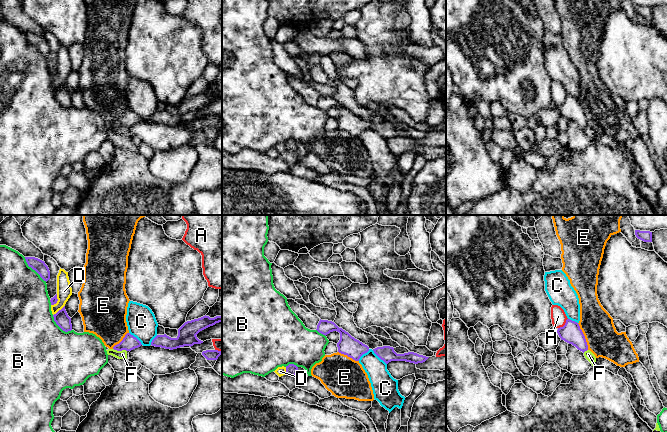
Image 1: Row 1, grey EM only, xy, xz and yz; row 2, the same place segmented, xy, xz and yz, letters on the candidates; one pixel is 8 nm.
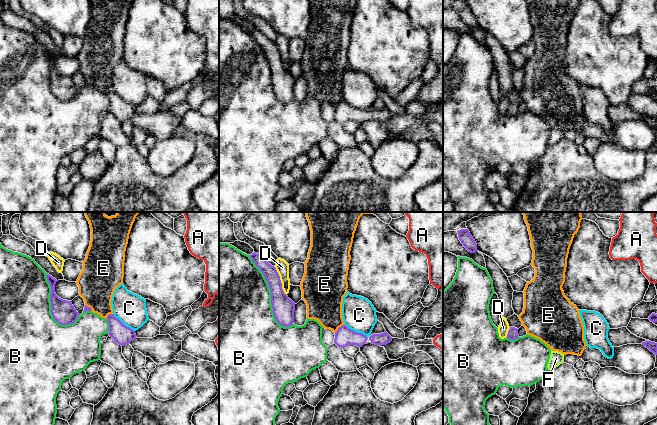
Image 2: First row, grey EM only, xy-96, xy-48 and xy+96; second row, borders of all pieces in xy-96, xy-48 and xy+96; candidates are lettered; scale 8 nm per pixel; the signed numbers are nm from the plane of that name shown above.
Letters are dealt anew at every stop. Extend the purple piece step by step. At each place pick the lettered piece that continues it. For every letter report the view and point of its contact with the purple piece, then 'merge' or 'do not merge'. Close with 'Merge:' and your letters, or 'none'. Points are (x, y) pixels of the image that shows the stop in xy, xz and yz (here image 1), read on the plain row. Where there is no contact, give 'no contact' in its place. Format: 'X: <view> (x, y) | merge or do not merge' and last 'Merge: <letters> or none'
A: yz (565, 100) | do not merge
B: xy (33, 45) | do not merge
C: xz (379, 133) | do not merge
D: xy (59, 86) | do not merge
E: yz (584, 112) | do not merge
F: xy (120, 126) | do not merge
Merge: none

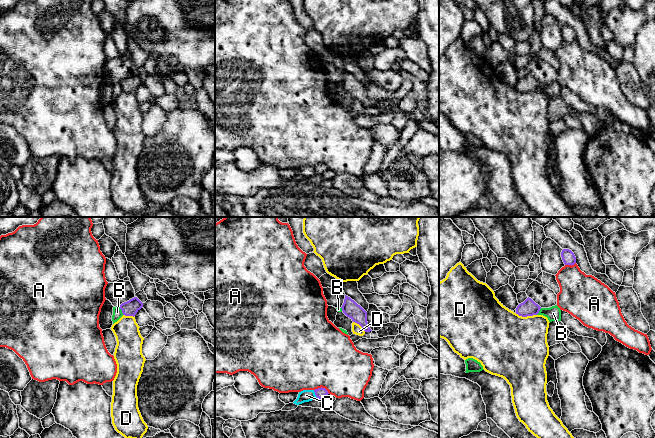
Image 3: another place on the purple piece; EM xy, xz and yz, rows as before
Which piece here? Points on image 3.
A: xz (321, 163) | do not merge
B: xy (121, 85) | do not merge
C: xz (315, 170) | do not merge
D: yz (526, 92) | do not merge
Merge: none

